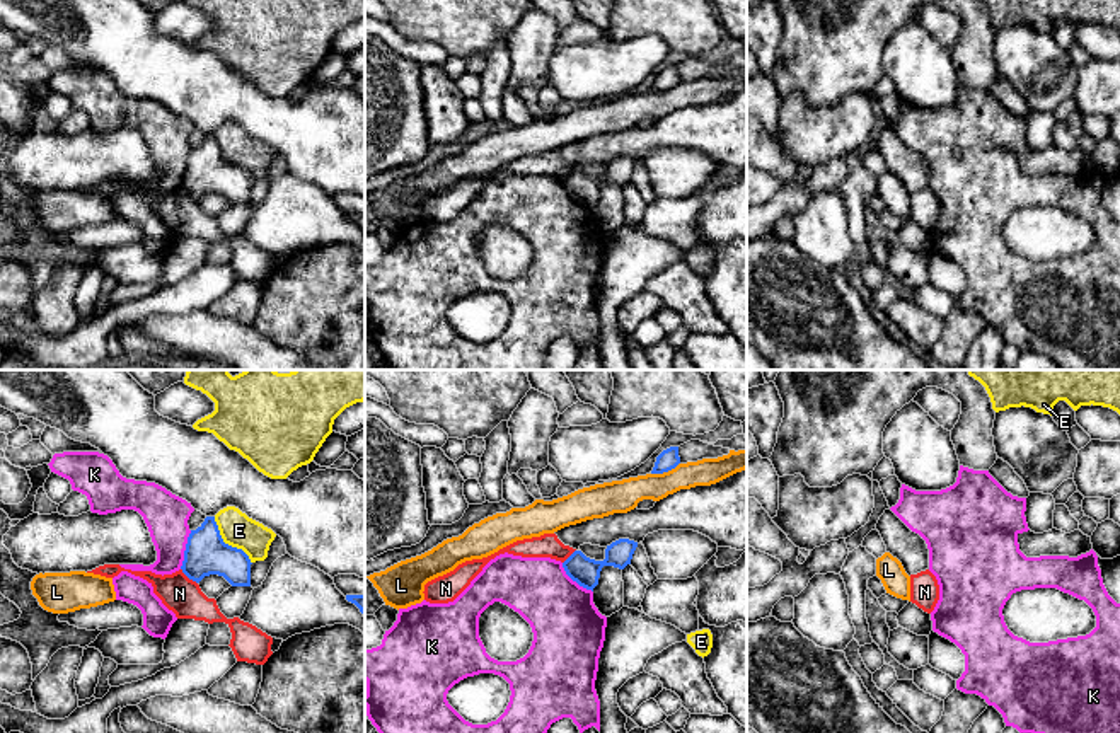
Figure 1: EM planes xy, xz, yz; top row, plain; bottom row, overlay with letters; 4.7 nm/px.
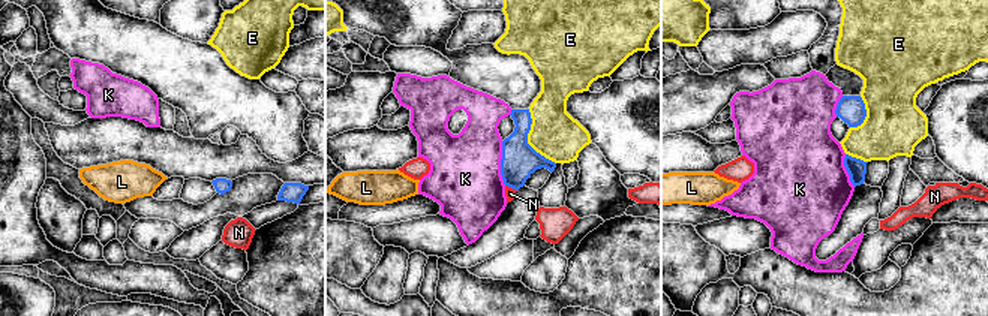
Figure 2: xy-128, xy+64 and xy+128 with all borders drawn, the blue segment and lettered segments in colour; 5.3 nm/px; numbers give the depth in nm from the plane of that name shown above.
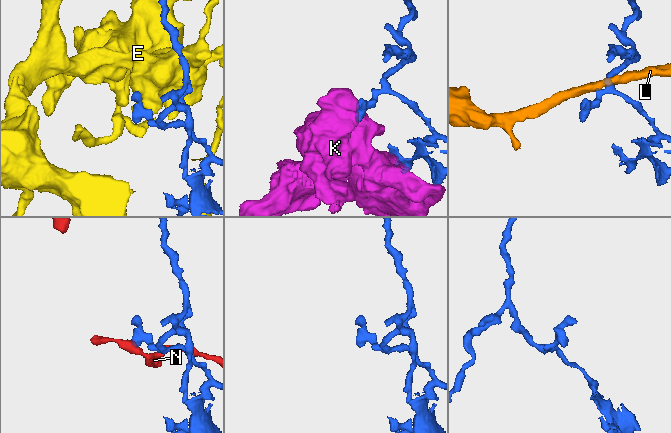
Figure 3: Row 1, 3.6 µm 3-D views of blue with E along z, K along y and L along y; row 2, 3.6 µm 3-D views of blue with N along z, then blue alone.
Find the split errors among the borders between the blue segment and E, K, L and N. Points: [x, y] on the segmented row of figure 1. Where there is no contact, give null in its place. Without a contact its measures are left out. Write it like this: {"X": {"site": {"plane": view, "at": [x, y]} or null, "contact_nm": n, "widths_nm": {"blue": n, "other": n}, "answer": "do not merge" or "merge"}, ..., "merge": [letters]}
{"E": {"site": {"plane": "xy", "at": [227, 544]}, "contact_nm": 280, "widths_nm": {"blue": 200, "other": 160}, "answer": "do not merge"}, "K": {"site": {"plane": "xy", "at": [186, 549]}, "contact_nm": 190, "widths_nm": {"blue": 200, "other": 200}, "answer": "do not merge"}, "L": {"site": {"plane": "xz", "at": [665, 471]}, "contact_nm": 150, "widths_nm": {"blue": 100, "other": 160}, "answer": "do not merge"}, "N": {"site": {"plane": "xy", "at": [188, 577]}, "contact_nm": 110, "widths_nm": {"blue": 200, "other": 170}, "answer": "do not merge"}, "merge": []}

